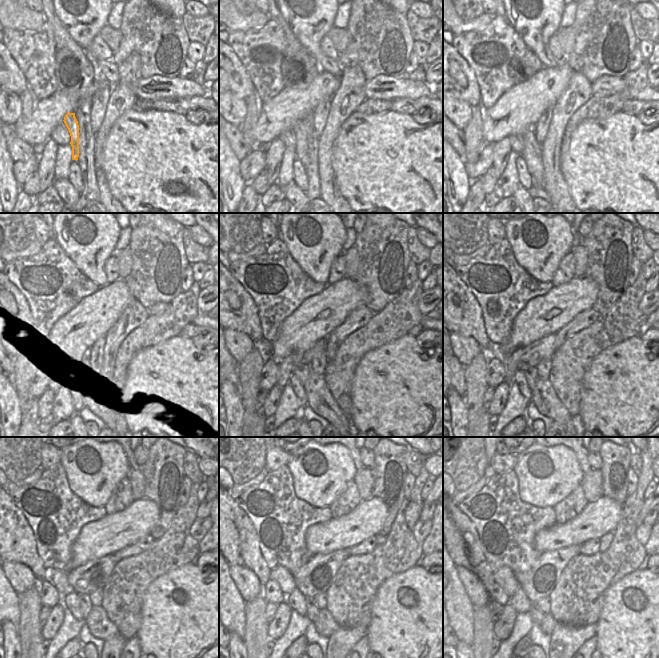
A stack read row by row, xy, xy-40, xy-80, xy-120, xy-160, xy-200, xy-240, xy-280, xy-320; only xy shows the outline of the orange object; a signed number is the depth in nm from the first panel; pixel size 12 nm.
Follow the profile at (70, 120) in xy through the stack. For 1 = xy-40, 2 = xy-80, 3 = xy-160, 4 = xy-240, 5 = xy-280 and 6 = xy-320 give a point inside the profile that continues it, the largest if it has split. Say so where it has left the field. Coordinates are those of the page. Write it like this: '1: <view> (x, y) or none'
1: xy-40 (300, 132)
2: xy-80 (532, 153)
3: xy-160 (319, 398)
4: xy-240 (100, 626)
5: xy-280 (325, 625)
6: xy-320 (547, 625)

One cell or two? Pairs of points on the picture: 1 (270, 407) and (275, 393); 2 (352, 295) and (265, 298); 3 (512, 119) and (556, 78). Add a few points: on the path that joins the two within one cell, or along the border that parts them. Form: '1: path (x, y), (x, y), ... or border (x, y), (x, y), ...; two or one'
1: path (271, 404), (274, 396); one
2: border (327, 285), (318, 293), (307, 297), (293, 312); two
3: path (522, 107), (546, 83); one

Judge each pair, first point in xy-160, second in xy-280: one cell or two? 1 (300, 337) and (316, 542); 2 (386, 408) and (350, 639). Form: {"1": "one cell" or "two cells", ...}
{"1": "one cell", "2": "two cells"}

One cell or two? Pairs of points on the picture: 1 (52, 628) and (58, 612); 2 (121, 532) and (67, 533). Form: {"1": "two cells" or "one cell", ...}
{"1": "one cell", "2": "two cells"}

